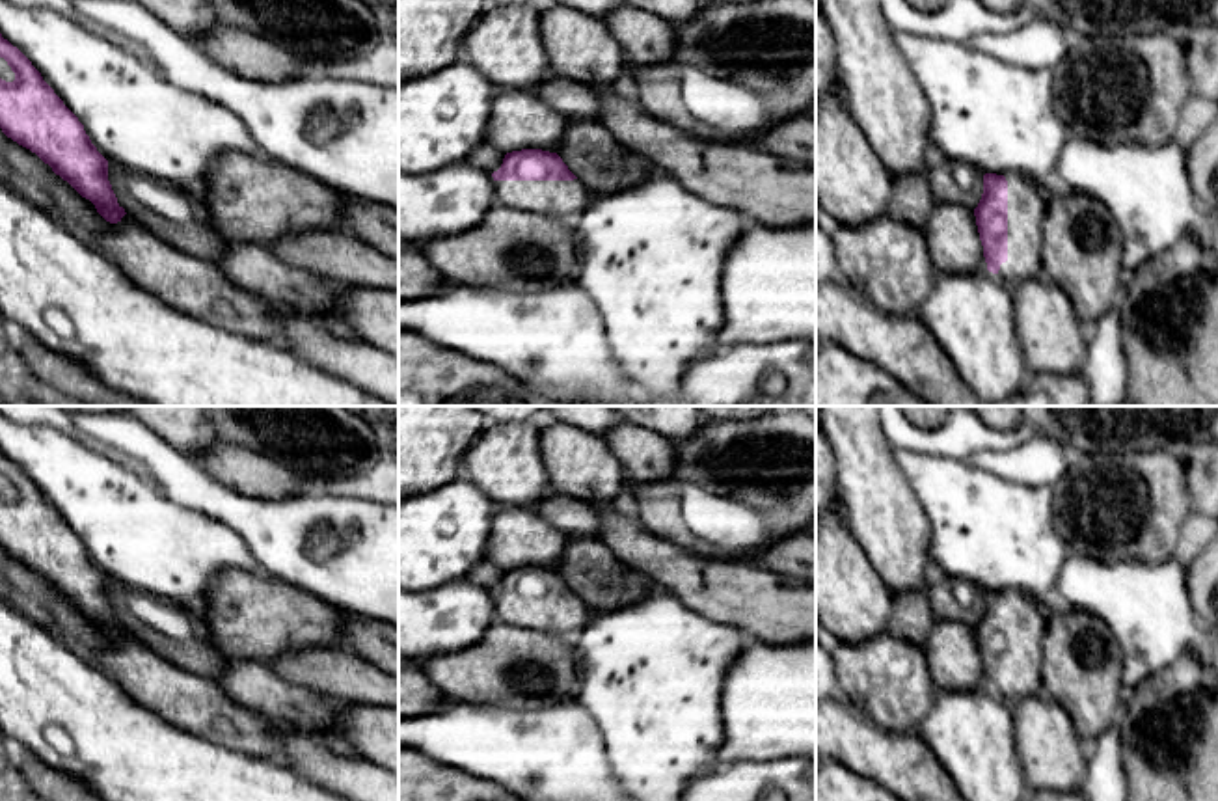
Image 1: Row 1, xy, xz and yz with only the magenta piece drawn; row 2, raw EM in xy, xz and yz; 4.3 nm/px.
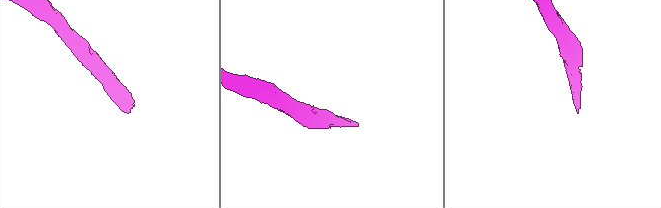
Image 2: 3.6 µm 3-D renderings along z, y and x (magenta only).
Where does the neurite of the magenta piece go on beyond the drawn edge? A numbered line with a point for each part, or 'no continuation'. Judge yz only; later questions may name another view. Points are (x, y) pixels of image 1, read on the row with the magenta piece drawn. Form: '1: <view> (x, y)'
1: yz (1027, 202)

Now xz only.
1: xz (565, 200)

